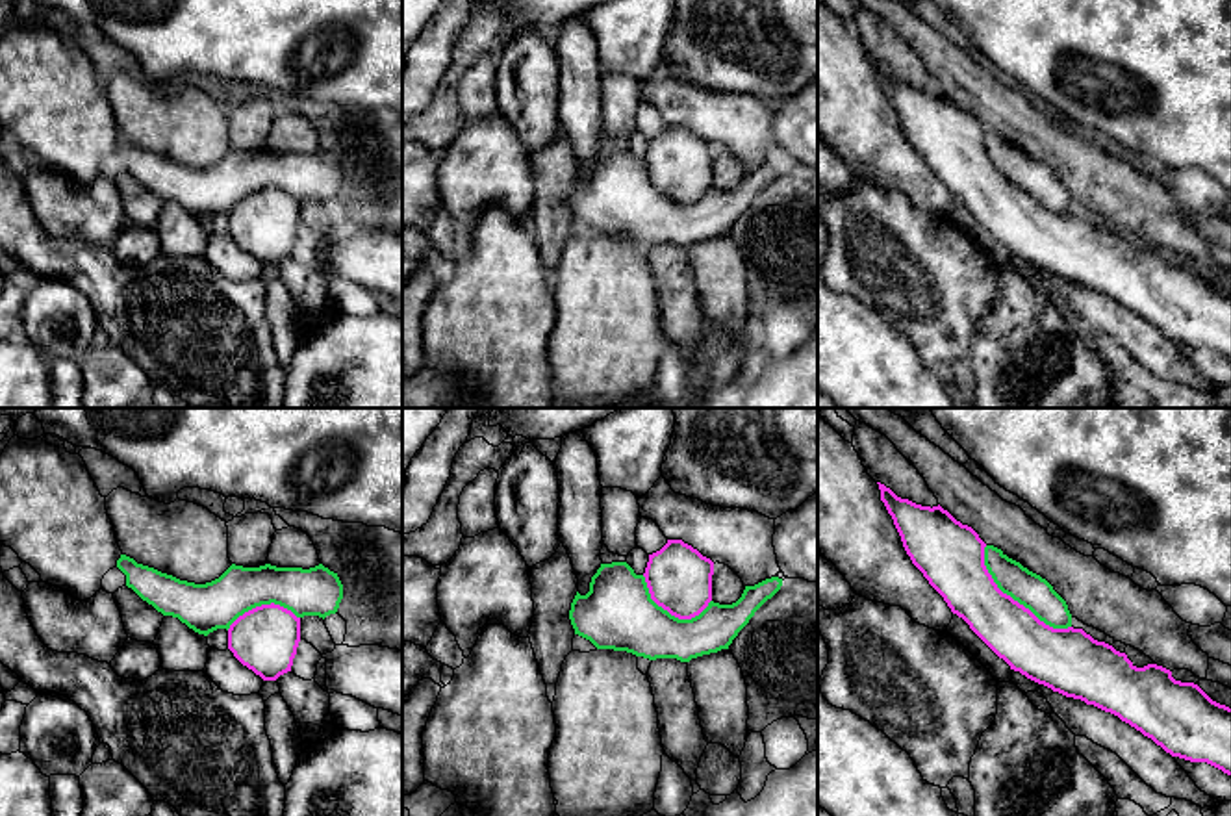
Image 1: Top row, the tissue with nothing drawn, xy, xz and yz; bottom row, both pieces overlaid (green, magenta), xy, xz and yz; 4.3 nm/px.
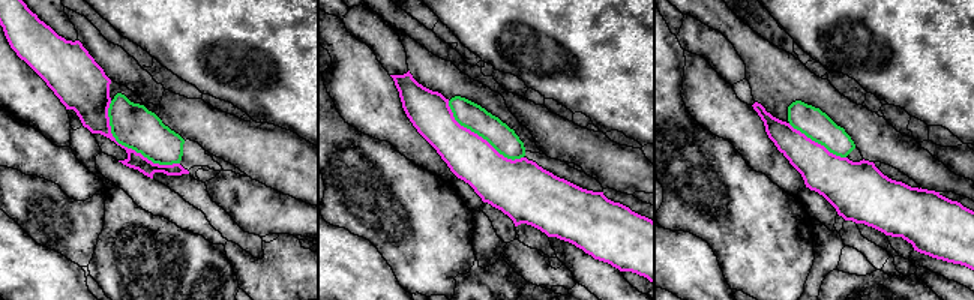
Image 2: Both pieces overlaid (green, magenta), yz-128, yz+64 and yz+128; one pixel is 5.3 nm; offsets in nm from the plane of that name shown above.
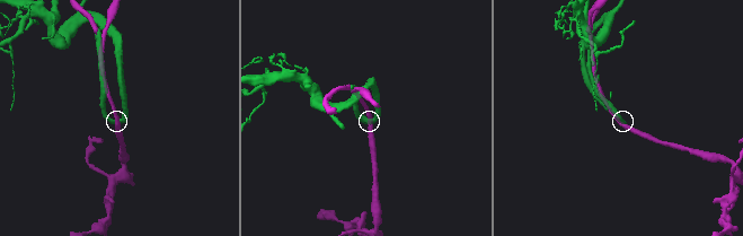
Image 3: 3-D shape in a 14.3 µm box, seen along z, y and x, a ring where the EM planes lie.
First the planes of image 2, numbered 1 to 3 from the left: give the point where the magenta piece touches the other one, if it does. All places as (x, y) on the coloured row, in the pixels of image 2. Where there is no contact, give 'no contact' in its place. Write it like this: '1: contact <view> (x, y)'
1: contact yz-128 (128, 147)
2: contact yz+64 (480, 135)
3: contact yz+128 (817, 141)

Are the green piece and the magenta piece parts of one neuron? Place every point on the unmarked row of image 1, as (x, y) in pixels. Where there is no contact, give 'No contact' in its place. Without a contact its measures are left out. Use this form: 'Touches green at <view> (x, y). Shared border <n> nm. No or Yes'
Touches green at yz (1015, 184). Shared border 500 nm. Yes

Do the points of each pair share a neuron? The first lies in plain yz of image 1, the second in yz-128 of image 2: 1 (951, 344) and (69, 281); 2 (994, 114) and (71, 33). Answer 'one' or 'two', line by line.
1: two
2: two

